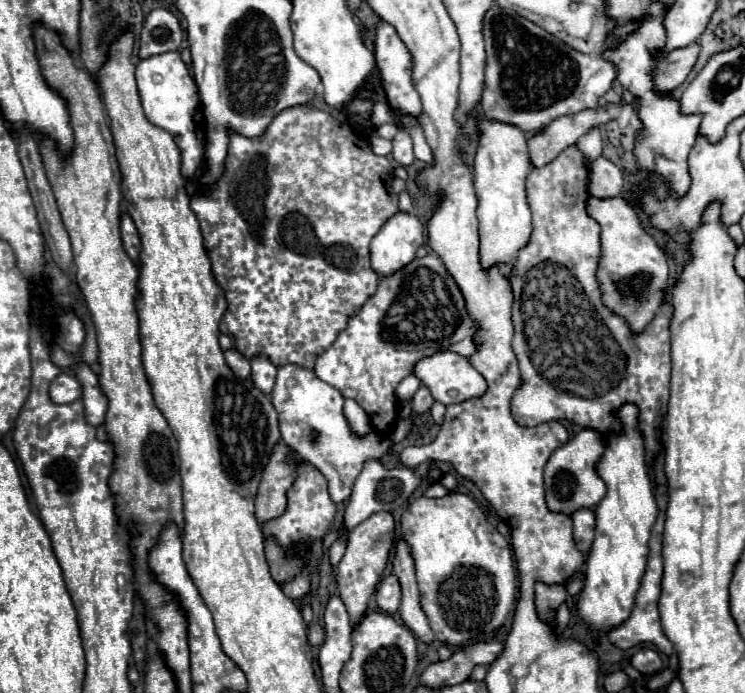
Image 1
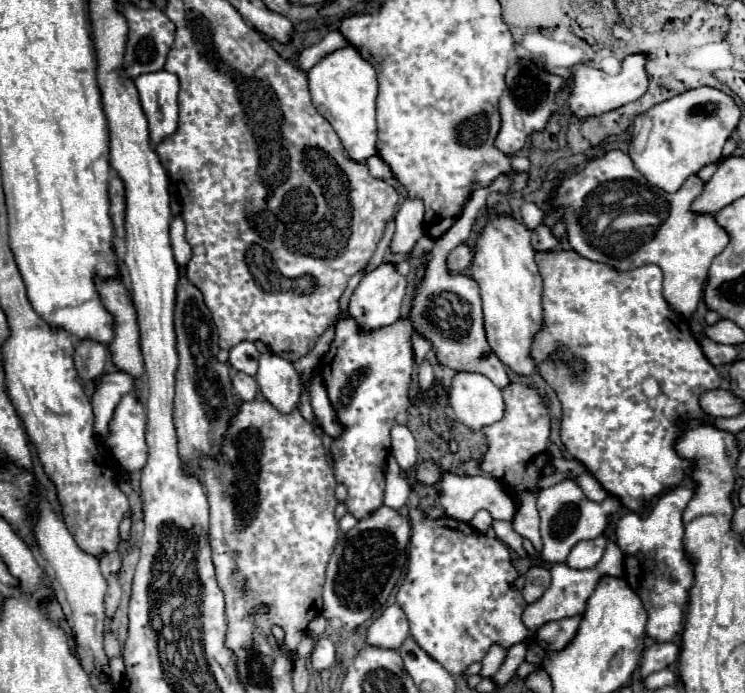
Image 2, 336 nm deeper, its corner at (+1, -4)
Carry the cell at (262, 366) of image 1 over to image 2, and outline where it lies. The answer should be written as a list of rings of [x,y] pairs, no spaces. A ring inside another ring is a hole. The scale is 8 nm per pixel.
[[[242,341],[242,343],[234,345],[228,353],[230,353],[228,361],[236,371],[242,371],[242,373],[248,373],[248,375],[256,375],[256,363],[258,363],[260,353],[254,347],[254,343]]]

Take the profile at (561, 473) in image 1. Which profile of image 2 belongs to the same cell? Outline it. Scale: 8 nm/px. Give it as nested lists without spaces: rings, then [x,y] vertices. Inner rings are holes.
[[[570,479],[560,481],[548,489],[540,489],[538,497],[536,497],[536,505],[540,511],[540,519],[542,519],[542,541],[544,541],[540,557],[548,565],[566,561],[570,549],[578,541],[588,541],[588,539],[596,539],[596,537],[604,535],[604,531],[608,527],[608,515],[620,509],[620,501],[611,495],[602,503],[586,499],[586,495],[580,491],[580,487],[576,487],[576,483],[572,483]]]

